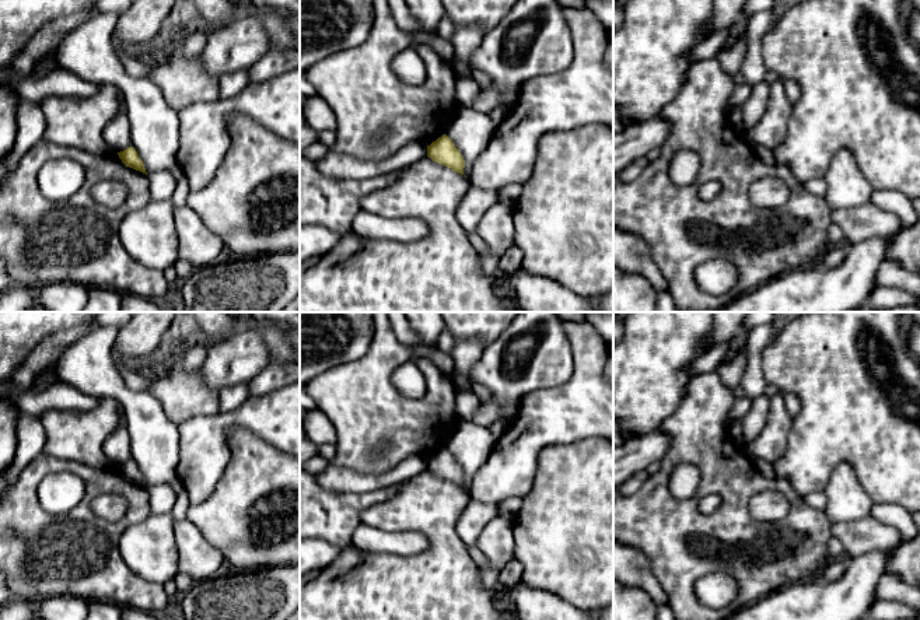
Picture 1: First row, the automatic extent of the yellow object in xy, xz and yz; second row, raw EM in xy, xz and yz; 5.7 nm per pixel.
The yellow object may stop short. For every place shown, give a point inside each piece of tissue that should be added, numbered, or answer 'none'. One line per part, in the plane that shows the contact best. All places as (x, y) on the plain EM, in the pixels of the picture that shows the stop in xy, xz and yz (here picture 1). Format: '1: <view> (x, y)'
none

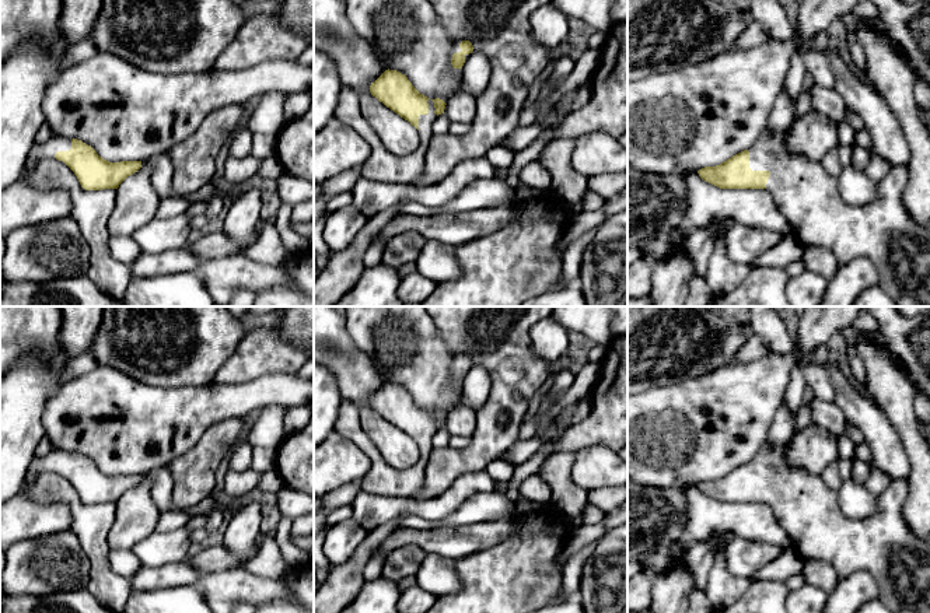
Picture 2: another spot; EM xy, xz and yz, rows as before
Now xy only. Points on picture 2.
1: xy (56, 456)

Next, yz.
1: yz (807, 508)

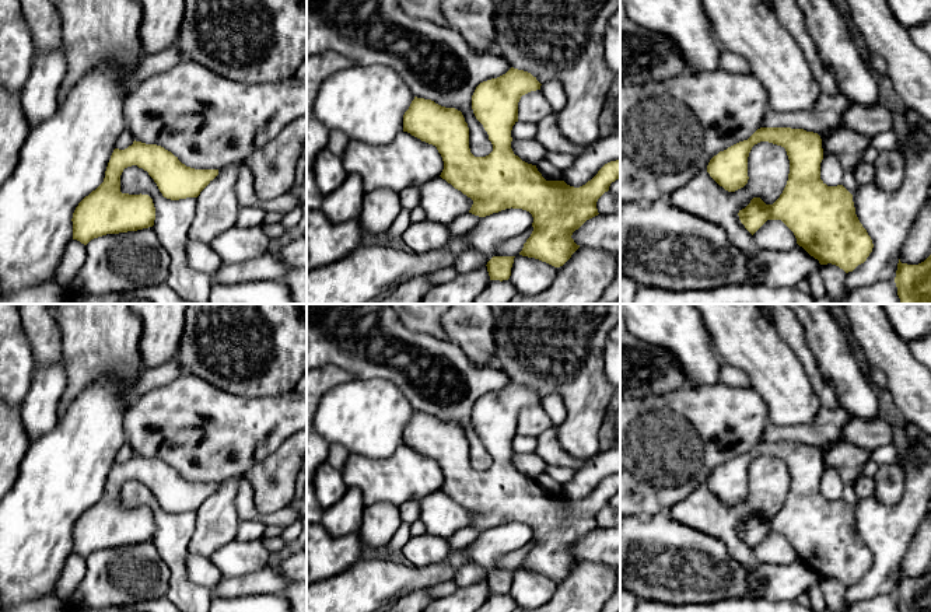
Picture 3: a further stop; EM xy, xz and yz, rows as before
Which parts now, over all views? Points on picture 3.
none

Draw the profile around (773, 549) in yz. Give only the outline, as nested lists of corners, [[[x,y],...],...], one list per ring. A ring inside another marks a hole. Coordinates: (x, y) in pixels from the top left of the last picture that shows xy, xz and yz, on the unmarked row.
[[[767,534],[753,548],[753,560],[759,564],[787,566],[797,559],[794,546],[781,534]]]

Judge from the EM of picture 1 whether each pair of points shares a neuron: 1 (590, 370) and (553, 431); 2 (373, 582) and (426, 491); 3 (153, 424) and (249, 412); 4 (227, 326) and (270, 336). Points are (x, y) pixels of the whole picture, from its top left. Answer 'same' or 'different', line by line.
1: same
2: same
3: different
4: same

